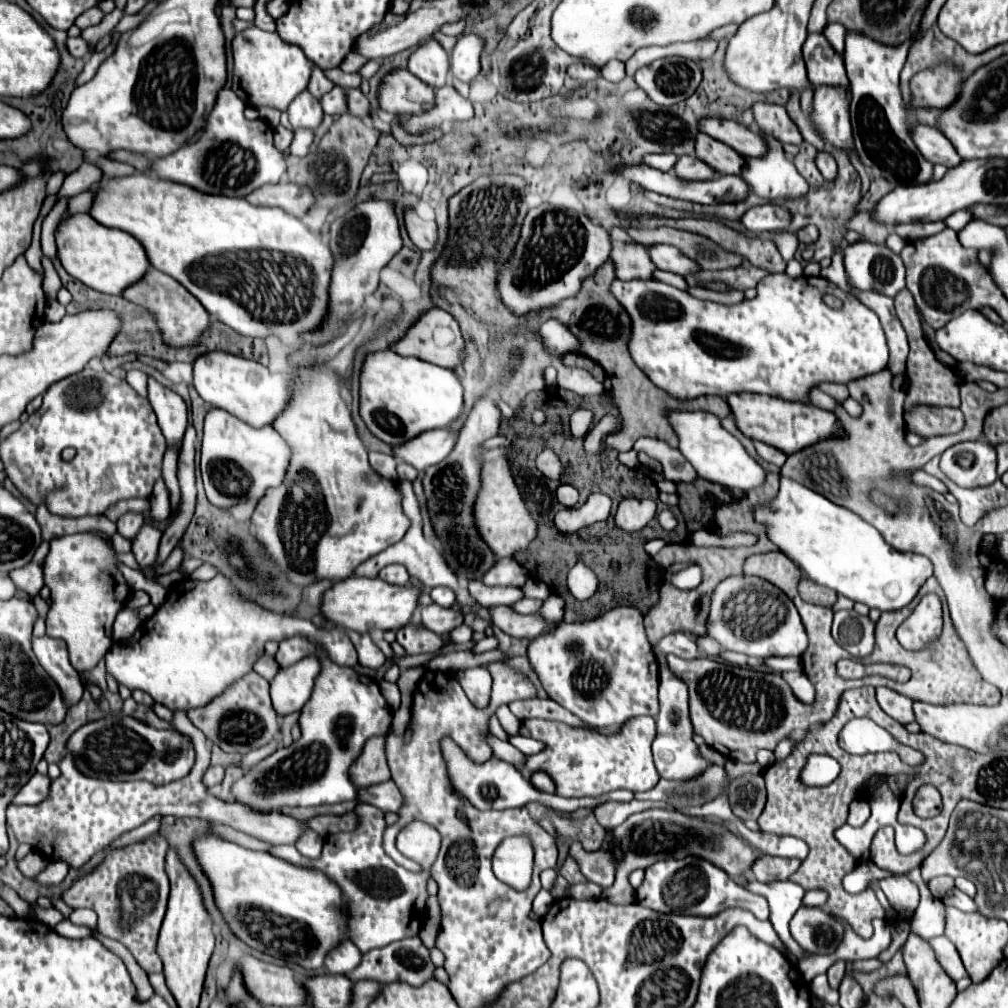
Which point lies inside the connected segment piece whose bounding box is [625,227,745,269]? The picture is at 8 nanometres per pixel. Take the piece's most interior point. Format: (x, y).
(706, 253)

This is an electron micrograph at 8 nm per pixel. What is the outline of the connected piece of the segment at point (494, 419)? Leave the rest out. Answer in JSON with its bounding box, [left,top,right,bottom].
[423,397,501,585]

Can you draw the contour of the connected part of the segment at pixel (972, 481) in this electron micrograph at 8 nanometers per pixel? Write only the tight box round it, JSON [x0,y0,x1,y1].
[939,439,997,487]

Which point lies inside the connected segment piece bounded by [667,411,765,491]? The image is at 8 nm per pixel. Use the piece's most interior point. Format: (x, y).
(716, 455)

